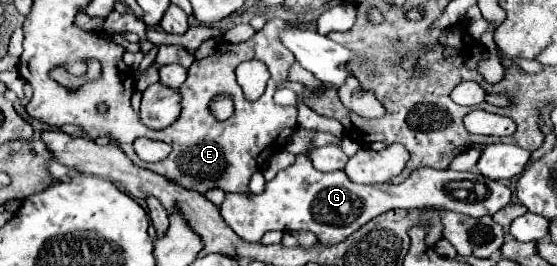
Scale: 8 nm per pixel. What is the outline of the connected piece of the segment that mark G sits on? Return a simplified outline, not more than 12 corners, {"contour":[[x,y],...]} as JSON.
{"contour":[[297,154],[259,196],[227,194],[245,242],[309,230],[337,244],[391,208],[473,218],[511,190],[477,172],[417,168],[361,186]]}

